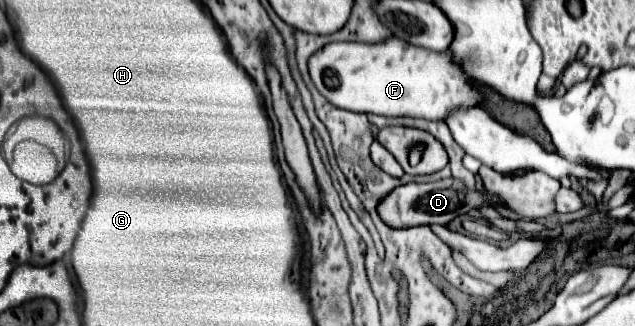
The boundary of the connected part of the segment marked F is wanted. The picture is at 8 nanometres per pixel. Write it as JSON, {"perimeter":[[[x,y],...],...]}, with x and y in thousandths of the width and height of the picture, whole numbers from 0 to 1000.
{"perimeter":[[[625,110],[594,135],[515,135],[487,178],[487,227],[524,325],[609,362],[644,356],[698,374],[717,331],[748,331],[764,313],[764,288],[745,264],[745,239],[723,209],[707,153],[679,160]]]}

